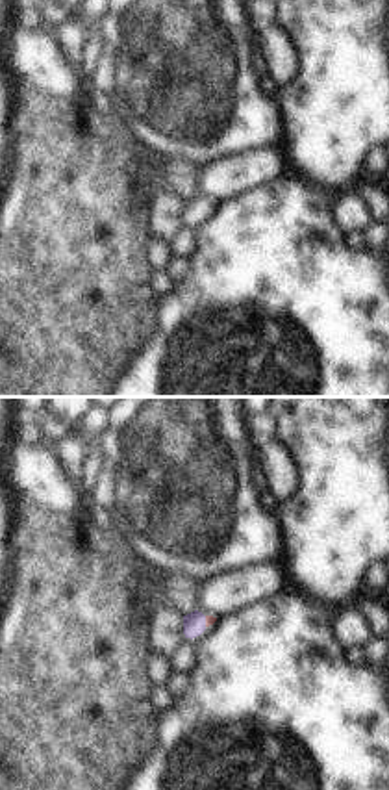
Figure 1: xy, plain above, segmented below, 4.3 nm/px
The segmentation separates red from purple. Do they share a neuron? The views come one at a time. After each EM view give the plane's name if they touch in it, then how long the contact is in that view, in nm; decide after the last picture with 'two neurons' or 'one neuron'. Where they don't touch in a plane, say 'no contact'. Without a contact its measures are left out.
xy | 50 nm

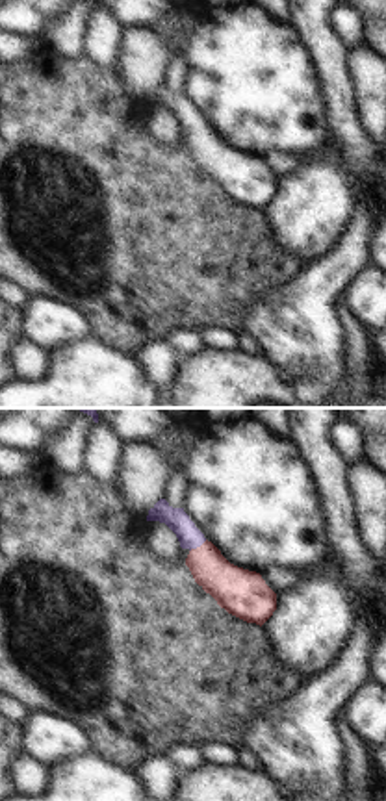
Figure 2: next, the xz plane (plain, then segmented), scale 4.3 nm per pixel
xz | 90 nm

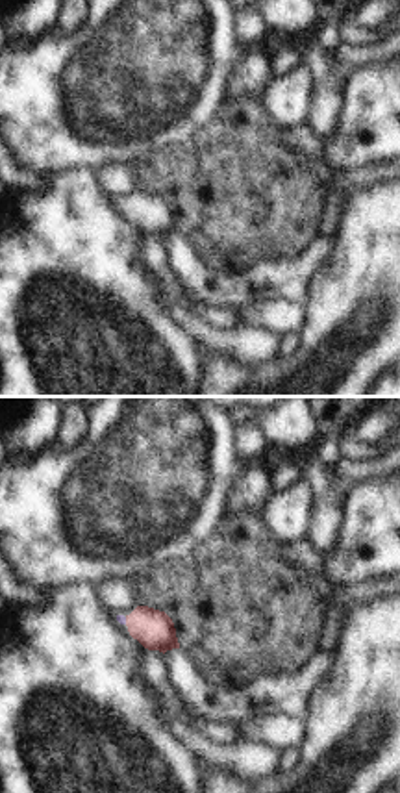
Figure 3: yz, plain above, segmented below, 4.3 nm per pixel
yz | 30 nm

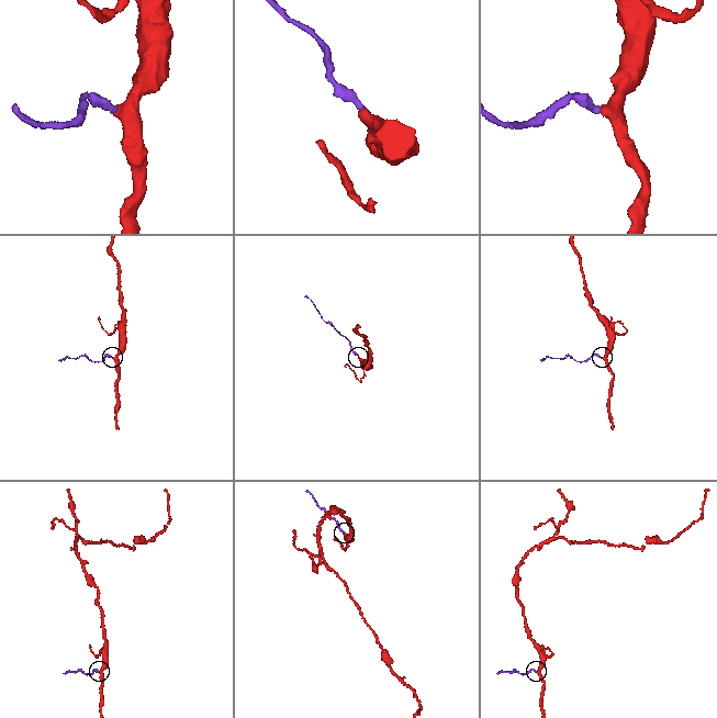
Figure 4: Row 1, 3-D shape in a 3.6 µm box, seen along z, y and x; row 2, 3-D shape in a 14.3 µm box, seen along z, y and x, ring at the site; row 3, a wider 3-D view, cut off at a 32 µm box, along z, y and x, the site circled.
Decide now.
one neuron

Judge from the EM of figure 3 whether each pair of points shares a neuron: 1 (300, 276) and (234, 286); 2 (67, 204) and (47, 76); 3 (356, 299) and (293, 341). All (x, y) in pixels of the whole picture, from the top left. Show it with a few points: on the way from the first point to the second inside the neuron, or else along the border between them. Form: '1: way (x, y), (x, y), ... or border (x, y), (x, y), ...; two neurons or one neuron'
1: way (284, 278), (250, 280); one neuron
2: border (95, 169), (56, 171), (47, 176); two neurons
3: border (300, 334), (300, 345), (286, 358); two neurons

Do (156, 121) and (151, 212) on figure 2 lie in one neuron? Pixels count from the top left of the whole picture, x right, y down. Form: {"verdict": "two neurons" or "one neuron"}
{"verdict": "two neurons"}

